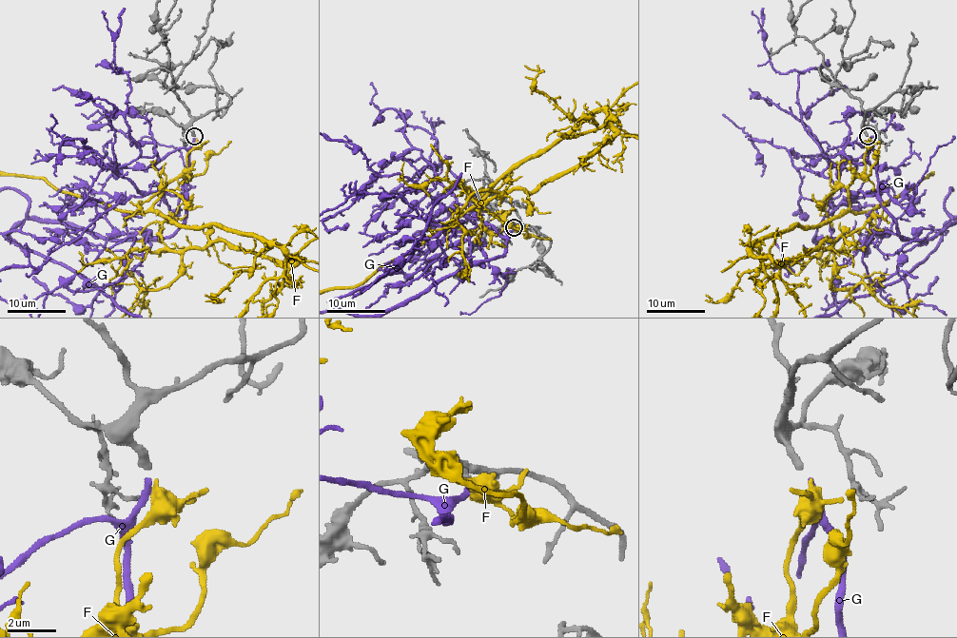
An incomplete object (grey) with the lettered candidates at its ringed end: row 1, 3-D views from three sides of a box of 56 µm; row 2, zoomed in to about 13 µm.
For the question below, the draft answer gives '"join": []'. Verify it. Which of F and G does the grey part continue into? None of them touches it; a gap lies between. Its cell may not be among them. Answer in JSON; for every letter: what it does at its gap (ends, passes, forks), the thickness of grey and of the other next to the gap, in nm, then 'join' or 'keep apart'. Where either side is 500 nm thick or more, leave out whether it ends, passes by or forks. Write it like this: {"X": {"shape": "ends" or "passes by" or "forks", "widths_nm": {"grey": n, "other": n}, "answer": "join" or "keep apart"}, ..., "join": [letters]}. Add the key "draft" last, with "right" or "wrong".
{"F": {"shape": "ends", "widths_nm": {"grey": 320, "other": 440}, "answer": "keep apart"}, "G": {"shape": "ends", "widths_nm": {"grey": 320, "other": 240}, "answer": "join"}, "join": ["G"], "draft": "wrong"}

